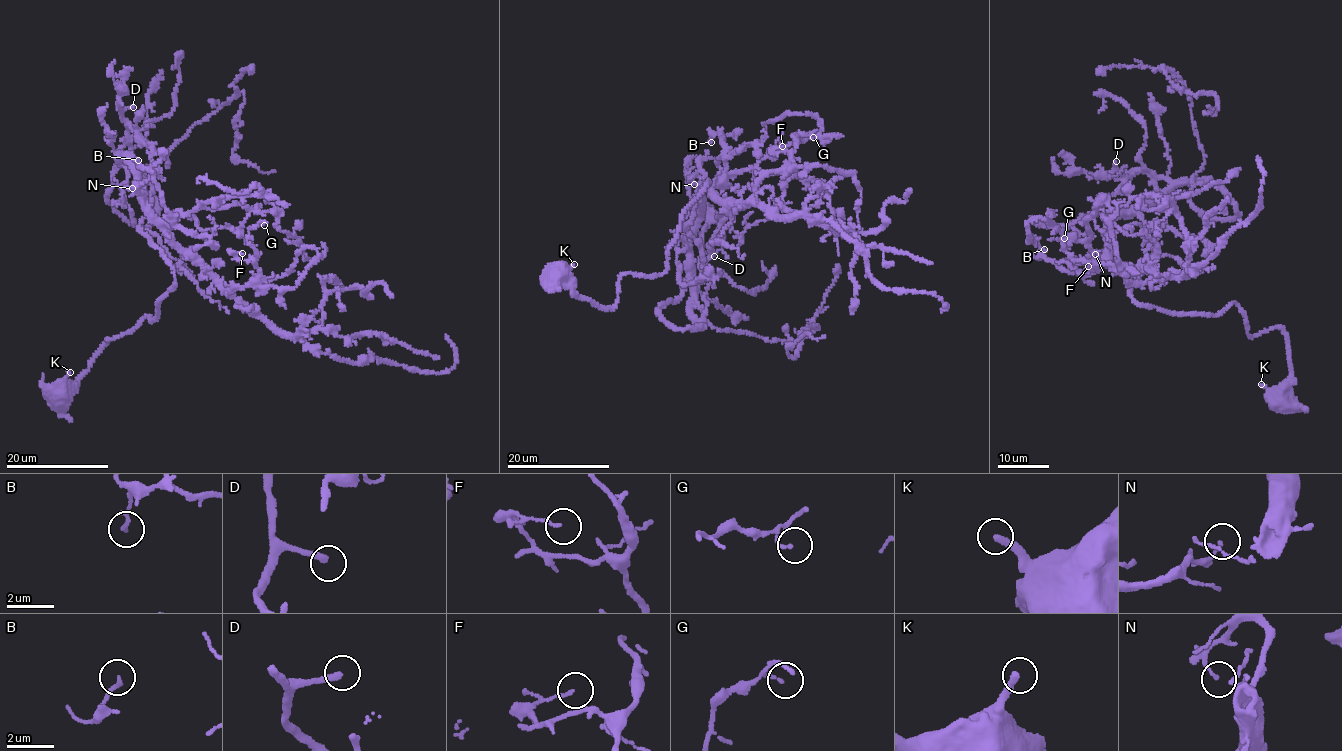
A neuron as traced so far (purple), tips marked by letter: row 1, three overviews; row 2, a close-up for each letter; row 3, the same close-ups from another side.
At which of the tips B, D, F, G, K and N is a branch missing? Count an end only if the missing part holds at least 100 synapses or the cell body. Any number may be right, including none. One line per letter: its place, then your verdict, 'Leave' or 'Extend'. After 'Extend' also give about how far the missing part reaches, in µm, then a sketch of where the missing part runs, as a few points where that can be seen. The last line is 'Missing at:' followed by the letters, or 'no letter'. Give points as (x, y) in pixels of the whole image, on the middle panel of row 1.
B: Place: (711, 142). Leave
D: Place: (714, 256). Leave
F: Place: (782, 146). Leave
G: Place: (813, 137). Leave
K: Place: (574, 264). Leave
N: Place: (694, 184). Leave
Missing at: no letter

